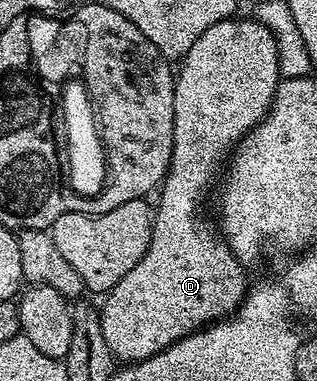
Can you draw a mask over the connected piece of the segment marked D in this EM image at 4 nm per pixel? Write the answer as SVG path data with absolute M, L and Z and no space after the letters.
M254 18L239 19L222 20L209 26L178 65L173 94L173 154L167 177L157 192L159 205L156 203L153 208L151 241L141 262L102 297L101 334L105 334L105 342L116 361L138 362L163 352L190 332L230 317L247 297L249 279L243 273L244 265L226 239L216 229L216 233L211 229L209 221L202 220L203 212L199 209L199 203L206 198L215 175L217 180L229 153L271 111L281 79L274 34Z

